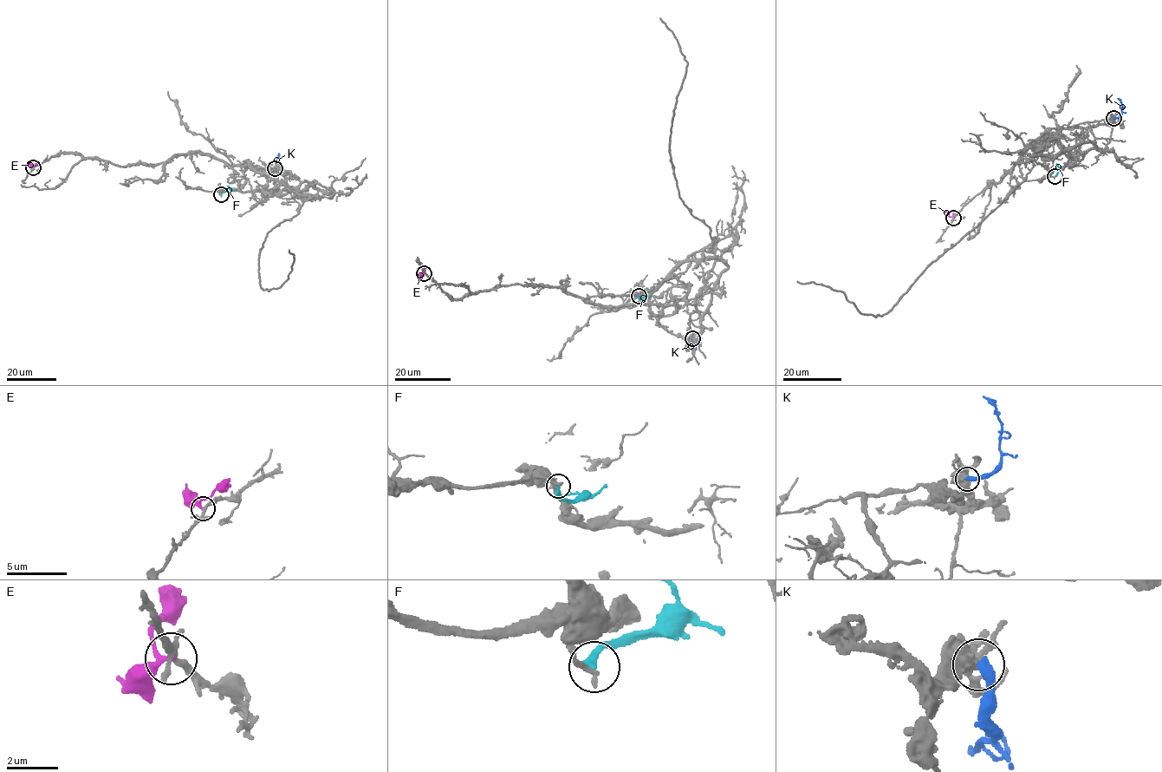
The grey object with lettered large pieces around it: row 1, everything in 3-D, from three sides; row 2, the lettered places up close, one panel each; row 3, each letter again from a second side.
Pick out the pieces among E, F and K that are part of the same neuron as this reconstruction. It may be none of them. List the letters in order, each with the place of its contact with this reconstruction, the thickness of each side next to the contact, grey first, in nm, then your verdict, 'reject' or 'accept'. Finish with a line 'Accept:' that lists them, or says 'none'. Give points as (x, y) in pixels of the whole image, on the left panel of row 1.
E: contact (33, 167); calibres 190 and 220 nm; reject
F: contact (221, 194); calibres 240 and 240 nm; reject
K: contact (275, 168); calibres 440 and 360 nm; reject
Accept: none

